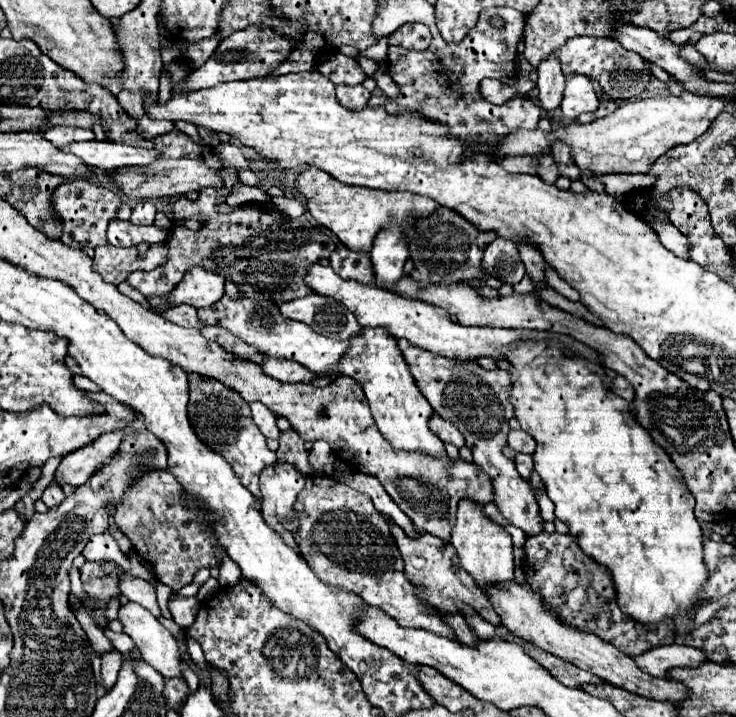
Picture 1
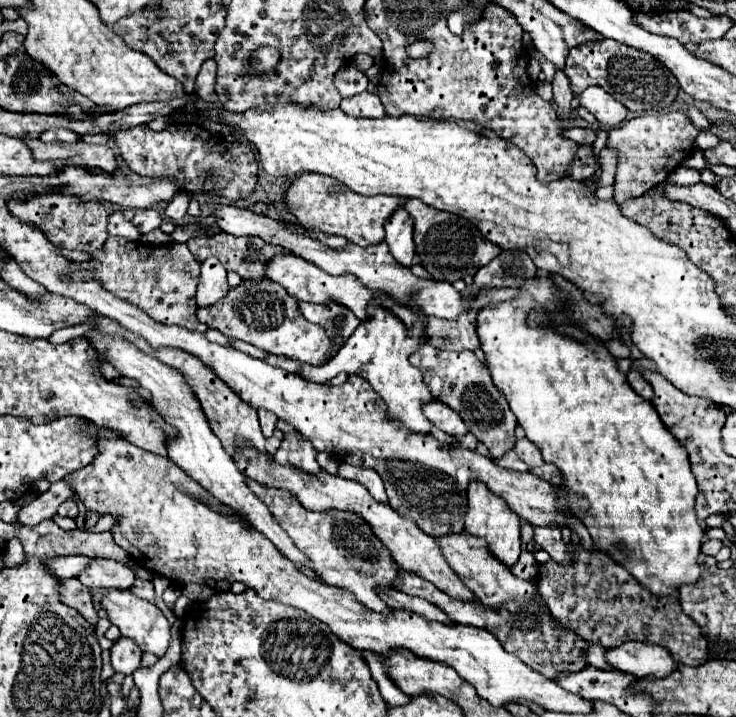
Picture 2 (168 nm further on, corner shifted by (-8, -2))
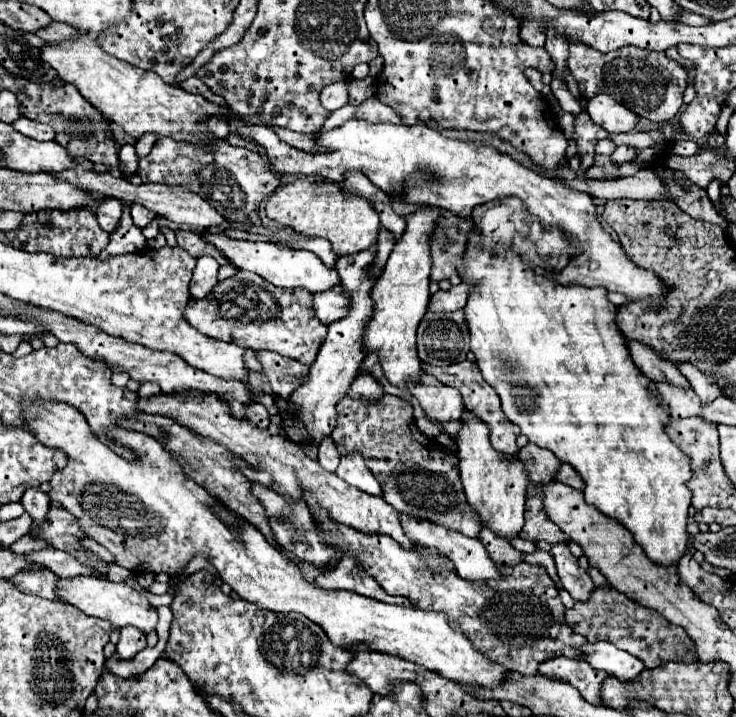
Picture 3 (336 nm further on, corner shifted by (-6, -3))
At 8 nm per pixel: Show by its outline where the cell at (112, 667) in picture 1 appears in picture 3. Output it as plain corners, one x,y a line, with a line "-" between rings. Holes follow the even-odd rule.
122,628
120,630
120,642
116,644
116,652
120,654
120,658
130,660
144,648
146,648
144,632
138,632
138,628

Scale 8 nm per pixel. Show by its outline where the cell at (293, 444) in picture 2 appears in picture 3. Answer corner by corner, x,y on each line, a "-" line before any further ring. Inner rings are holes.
368,248
368,250
356,252
356,254
350,254
350,256
338,258
336,270
340,274
344,288
350,292
352,310
346,318
332,322
328,326
328,336
318,352
316,362
310,366
308,380
290,398
302,410
296,416
306,424
306,430
312,438
312,448
302,448
304,454
310,458
316,458
320,440
334,430
336,404
342,400
342,394
348,392
348,388
350,388
352,380
356,378
360,364
366,356
366,350
362,348
362,328
366,328
366,320
370,320
370,316
372,316
374,302
370,298
370,288
374,288
374,284
378,280
378,276
366,276
366,264
374,264
374,252
376,252
376,248

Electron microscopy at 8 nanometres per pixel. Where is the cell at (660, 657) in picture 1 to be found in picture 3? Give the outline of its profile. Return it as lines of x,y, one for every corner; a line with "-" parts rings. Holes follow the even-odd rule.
610,642
584,644
580,650
584,652
584,660
590,662
594,668
604,670
606,674
612,674
620,680
634,680
644,670
642,660
616,648

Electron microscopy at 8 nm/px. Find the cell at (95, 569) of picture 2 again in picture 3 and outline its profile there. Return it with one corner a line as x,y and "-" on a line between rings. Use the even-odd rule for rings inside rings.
46,546
44,550
28,552
24,556
26,556
26,560
34,560
34,564
42,564
44,568
52,570
60,578
74,578
74,576
82,576
82,574
84,576
100,576
92,568
86,568
78,560
74,560
74,556
70,556
62,550
50,548
50,546

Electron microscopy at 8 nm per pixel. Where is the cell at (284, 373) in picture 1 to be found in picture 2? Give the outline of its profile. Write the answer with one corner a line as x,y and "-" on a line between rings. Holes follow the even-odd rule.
372,301
368,305
368,311
370,311
368,319
364,319
358,325
358,329
346,341
346,345
340,347
338,353
328,363
318,365
318,367
302,365
298,375
302,379
314,381
314,383
328,383
338,373
360,375
384,399
384,403
388,407
386,413
388,413
390,421
406,427
412,433
430,435
432,423
424,417
422,407
432,401
432,395
430,395
428,387
422,381
422,373
414,365
410,365
410,361
408,361
408,357
420,345
420,337
422,337
420,323
416,323
416,327
412,327
408,331
404,327
404,323
400,323
400,319
396,319
396,315
392,315
390,311
384,311
378,301

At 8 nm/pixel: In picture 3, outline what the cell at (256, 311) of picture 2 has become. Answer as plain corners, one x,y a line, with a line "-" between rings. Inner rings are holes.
238,270
232,278
218,282
210,296
204,296
202,300
190,298
186,320
206,336
236,342
252,350
272,350
308,366
314,362
328,332
328,326
314,316
310,292
274,288
258,274
246,270

